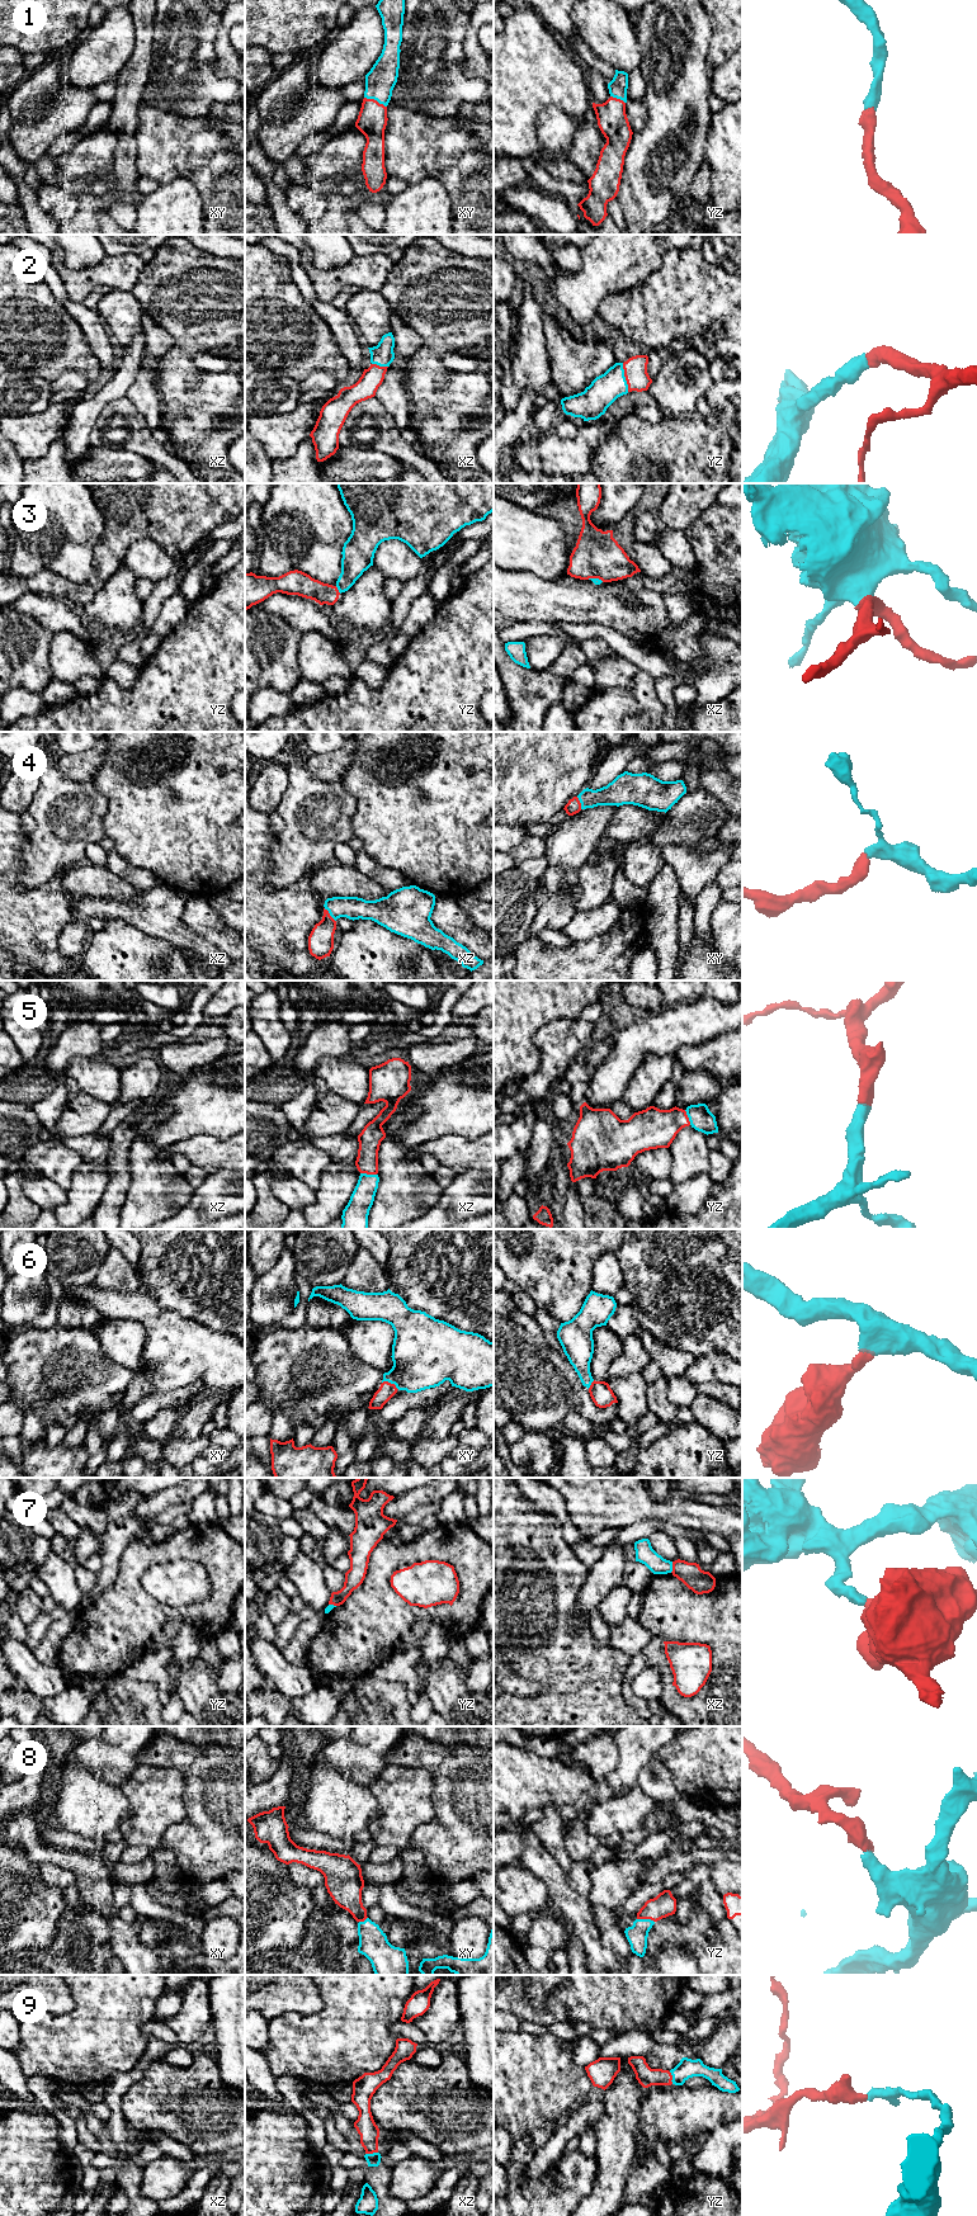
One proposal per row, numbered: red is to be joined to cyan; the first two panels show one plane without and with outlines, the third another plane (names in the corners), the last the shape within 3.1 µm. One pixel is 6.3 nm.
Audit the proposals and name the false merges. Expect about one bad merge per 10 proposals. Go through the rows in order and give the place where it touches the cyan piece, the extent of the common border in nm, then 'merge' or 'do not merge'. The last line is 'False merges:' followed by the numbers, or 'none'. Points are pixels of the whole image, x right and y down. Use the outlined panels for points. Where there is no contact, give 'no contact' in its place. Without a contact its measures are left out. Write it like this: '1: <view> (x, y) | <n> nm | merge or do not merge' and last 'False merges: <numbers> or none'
1: xy (376, 99) | 160 nm | merge
2: yz (624, 377) | 190 nm | merge
3: yz (338, 589) | 60 nm | merge
4: xz (330, 915) | 120 nm | merge
5: xz (368, 1175) | 110 nm | merge
6: xy (391, 1383) | 120 nm | merge
7: xz (671, 1567) | 70 nm | do not merge
8: yz (646, 1919) | 110 nm | merge
9: xz (371, 2154) | 80 nm | merge
False merges: 7

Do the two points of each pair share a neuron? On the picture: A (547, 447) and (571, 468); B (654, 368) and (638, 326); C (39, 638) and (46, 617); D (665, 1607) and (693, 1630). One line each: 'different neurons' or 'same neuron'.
A: same neuron
B: different neurons
C: different neurons
D: same neuron

